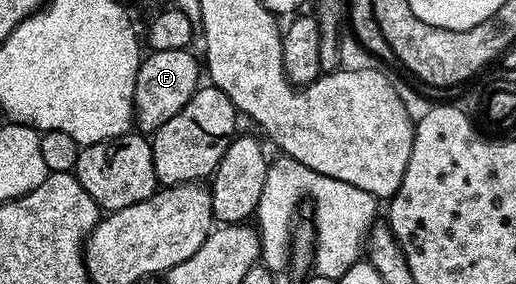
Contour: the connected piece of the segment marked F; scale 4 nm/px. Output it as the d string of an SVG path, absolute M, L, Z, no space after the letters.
M184 48L151 51L143 59L136 74L134 95L134 124L139 133L153 134L157 128L164 126L164 122L168 122L168 118L172 118L172 114L180 114L180 110L184 110L184 102L188 102L188 98L192 98L192 94L199 88L200 60L192 53Z

